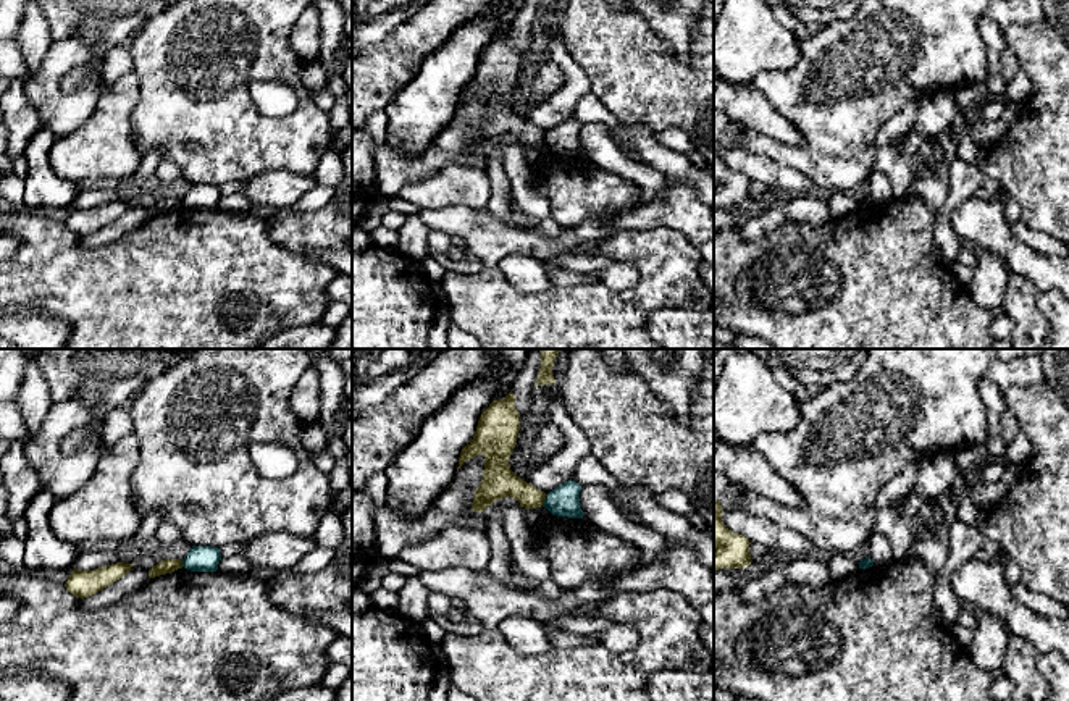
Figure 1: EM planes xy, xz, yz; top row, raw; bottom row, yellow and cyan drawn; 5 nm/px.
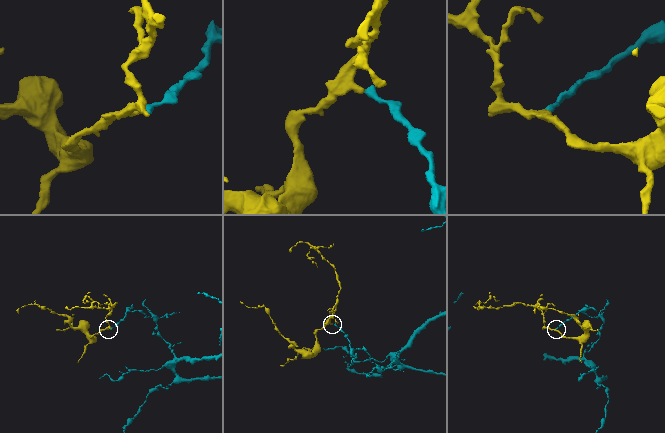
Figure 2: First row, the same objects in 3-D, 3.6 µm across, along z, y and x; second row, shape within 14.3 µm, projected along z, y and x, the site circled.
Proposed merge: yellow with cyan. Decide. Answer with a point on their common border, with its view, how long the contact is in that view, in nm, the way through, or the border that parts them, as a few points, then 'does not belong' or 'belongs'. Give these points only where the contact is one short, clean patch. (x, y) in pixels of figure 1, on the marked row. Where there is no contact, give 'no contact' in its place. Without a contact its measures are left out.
contact xz (544, 499); length 60 nm; border xz (546, 495), (541, 504); does not belong

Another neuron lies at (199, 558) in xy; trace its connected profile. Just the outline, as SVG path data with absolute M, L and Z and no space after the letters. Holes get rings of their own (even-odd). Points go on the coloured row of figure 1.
M192 546L182 559L182 567L191 572L216 572L221 560L218 548Z

